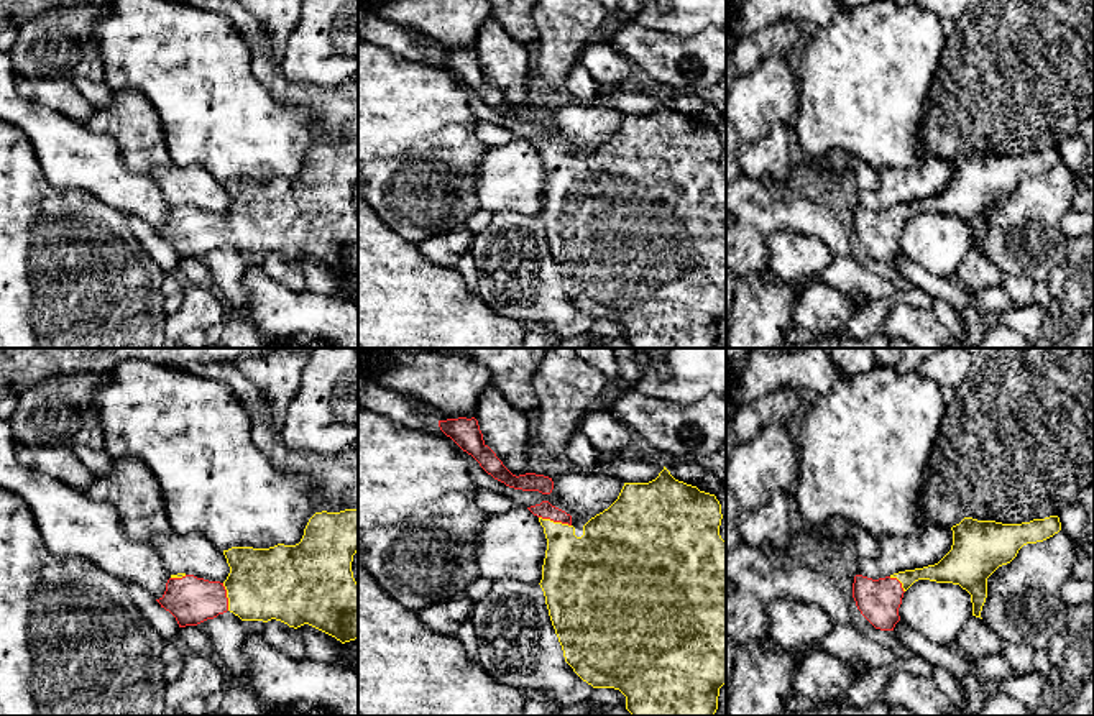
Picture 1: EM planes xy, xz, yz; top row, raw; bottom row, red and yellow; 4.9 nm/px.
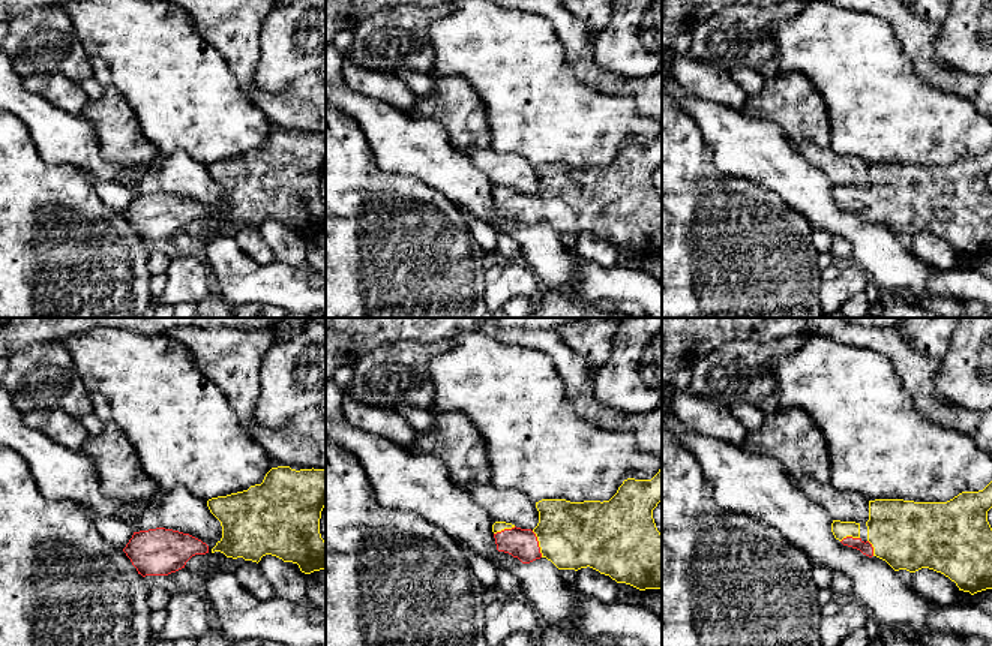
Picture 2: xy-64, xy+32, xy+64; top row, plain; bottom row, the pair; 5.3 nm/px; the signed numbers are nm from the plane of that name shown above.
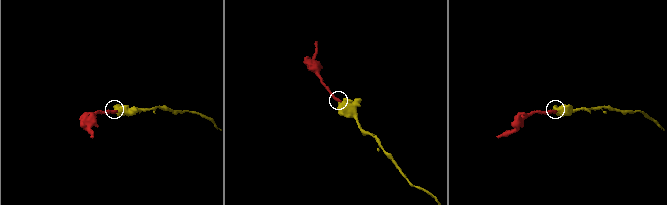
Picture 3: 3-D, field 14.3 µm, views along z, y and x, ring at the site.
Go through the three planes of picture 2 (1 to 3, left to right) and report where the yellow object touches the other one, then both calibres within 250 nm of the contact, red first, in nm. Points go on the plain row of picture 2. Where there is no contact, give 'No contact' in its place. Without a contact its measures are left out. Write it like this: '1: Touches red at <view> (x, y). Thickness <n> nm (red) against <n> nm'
1: No contact
2: Touches red at xy+32 (538, 209). Thickness 160 nm (red) against 360 nm
3: Touches red at xy+64 (850, 201). Thickness 70 nm (red) against 100 nm

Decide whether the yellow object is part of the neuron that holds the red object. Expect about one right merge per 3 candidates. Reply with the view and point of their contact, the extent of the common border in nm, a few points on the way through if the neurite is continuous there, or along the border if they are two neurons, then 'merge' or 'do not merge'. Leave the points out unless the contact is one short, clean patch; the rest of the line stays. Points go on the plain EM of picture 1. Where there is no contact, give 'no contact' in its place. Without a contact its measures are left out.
contact xz (556, 153); length 170 nm; way xz (544, 142), (556, 153), (562, 178), (574, 201); merge

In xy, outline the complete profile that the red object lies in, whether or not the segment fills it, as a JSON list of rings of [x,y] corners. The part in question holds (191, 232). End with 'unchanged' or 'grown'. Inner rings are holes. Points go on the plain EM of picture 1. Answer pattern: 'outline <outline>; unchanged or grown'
outline [[[345,141],[340,145],[322,143],[309,151],[299,176],[278,176],[269,181],[232,179],[223,182],[230,199],[230,205],[223,215],[186,205],[171,207],[164,227],[156,233],[176,250],[179,259],[197,258],[230,243],[241,253],[268,255],[276,251],[294,261],[309,256],[345,276],[358,271],[358,215],[352,204],[352,194],[356,184],[358,141]]]; grown

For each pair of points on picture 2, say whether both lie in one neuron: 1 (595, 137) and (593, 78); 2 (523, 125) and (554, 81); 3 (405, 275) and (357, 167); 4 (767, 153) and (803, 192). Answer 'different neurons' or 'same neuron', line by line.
1: different neurons
2: same neuron
3: same neuron
4: same neuron

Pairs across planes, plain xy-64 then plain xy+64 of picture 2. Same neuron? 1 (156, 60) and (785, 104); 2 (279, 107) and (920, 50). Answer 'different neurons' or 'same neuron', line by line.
1: different neurons
2: same neuron

